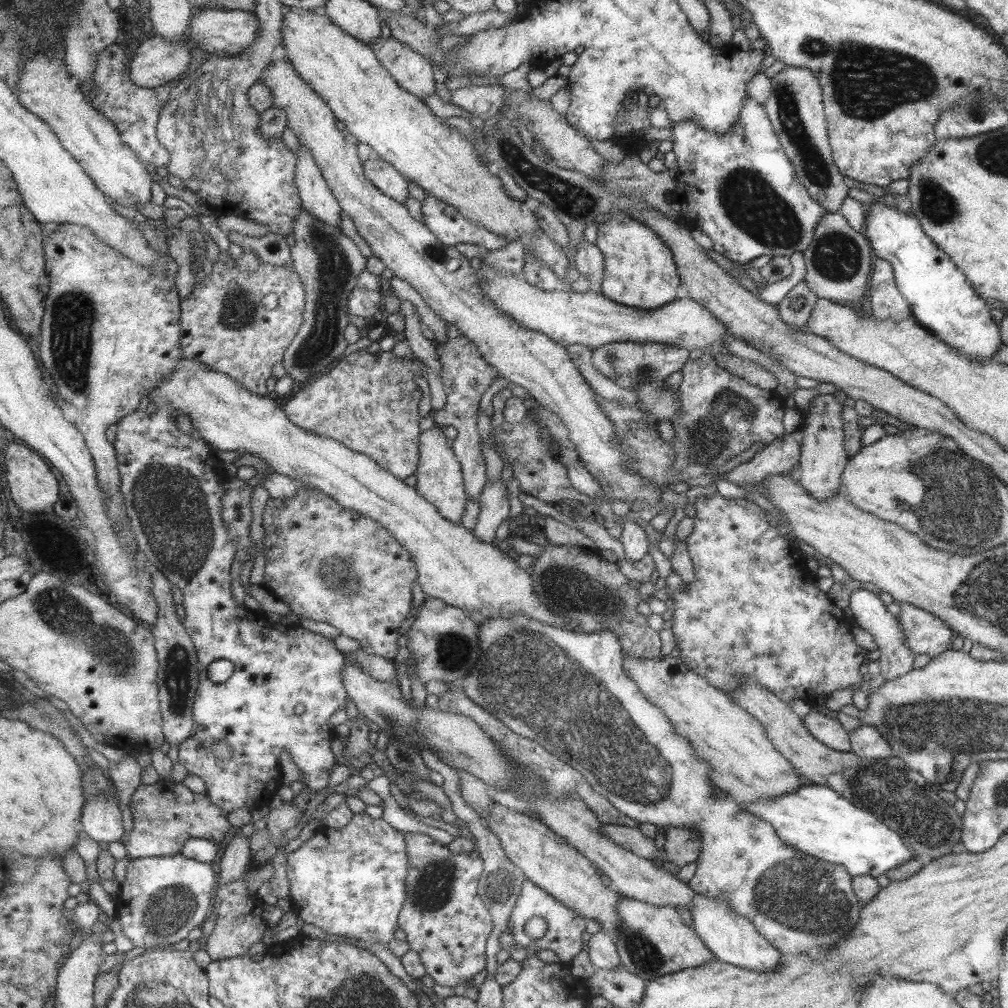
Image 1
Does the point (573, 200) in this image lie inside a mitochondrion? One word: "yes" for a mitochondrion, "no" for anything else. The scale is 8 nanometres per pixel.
yes

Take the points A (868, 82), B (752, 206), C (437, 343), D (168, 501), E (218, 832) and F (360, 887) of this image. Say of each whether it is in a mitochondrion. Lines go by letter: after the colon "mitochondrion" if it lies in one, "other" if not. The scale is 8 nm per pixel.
A: mitochondrion
B: mitochondrion
C: other
D: mitochondrion
E: other
F: other

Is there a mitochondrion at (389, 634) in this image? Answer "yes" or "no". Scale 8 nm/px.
no

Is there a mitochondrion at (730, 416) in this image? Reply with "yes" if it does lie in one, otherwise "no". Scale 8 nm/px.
yes

